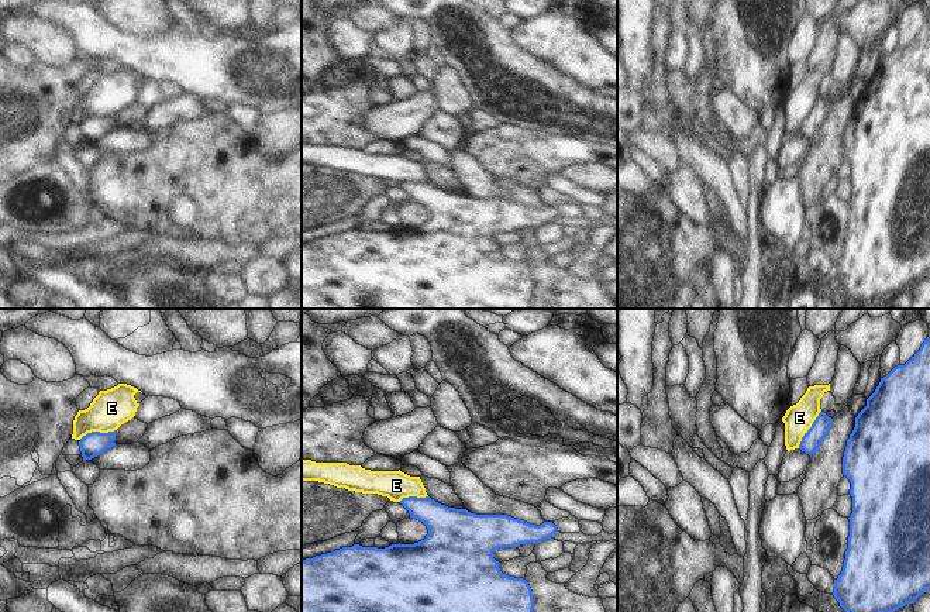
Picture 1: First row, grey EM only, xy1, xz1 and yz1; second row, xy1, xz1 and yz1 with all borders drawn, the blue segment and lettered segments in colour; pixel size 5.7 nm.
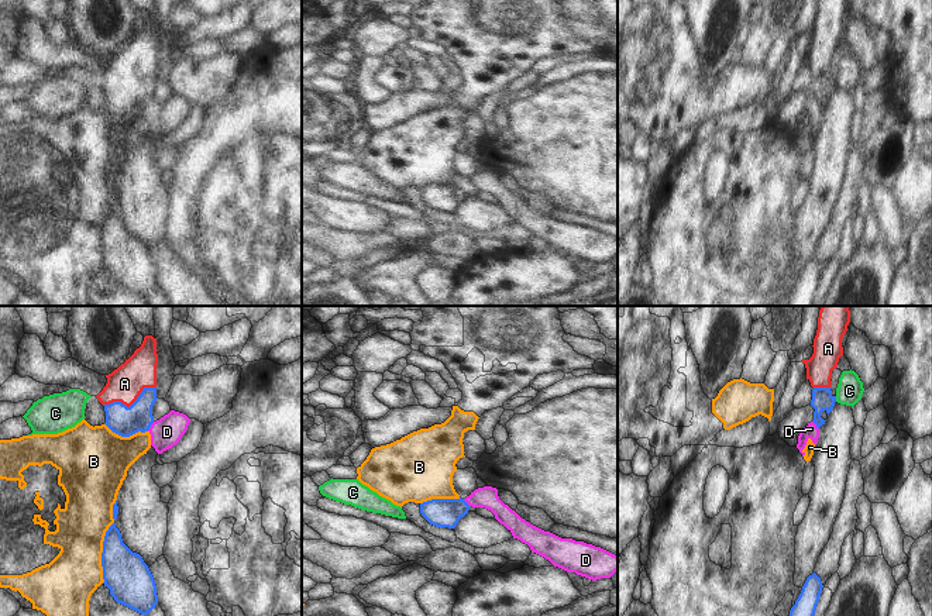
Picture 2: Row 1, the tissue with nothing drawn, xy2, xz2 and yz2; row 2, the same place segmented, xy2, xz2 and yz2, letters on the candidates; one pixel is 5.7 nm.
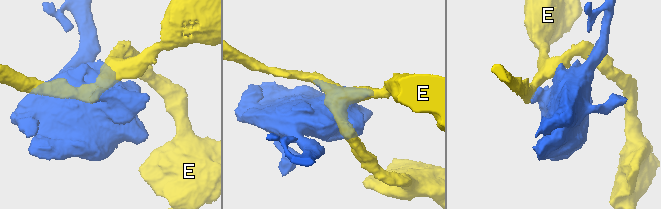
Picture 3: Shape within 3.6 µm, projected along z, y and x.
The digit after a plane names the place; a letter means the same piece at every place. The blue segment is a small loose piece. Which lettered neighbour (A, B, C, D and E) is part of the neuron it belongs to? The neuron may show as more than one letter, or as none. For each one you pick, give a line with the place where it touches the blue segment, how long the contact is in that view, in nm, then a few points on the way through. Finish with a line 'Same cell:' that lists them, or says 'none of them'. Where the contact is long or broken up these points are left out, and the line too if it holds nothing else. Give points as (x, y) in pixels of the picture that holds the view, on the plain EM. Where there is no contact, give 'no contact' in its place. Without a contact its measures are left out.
A: meets blue in xy2 at (131, 89); contact 320 nm long; runs through xy2 (123, 105), (131, 89), (124, 68)
Same cell: A

